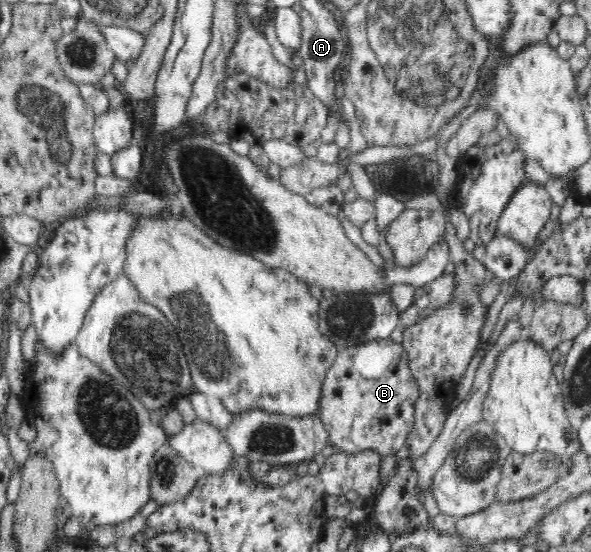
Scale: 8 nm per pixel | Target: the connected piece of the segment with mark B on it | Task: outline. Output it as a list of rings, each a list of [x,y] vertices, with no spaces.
[[[389,337],[340,347],[322,389],[317,414],[336,451],[356,454],[370,450],[386,458],[396,455],[407,444],[414,426],[414,404],[419,387],[401,344]]]

